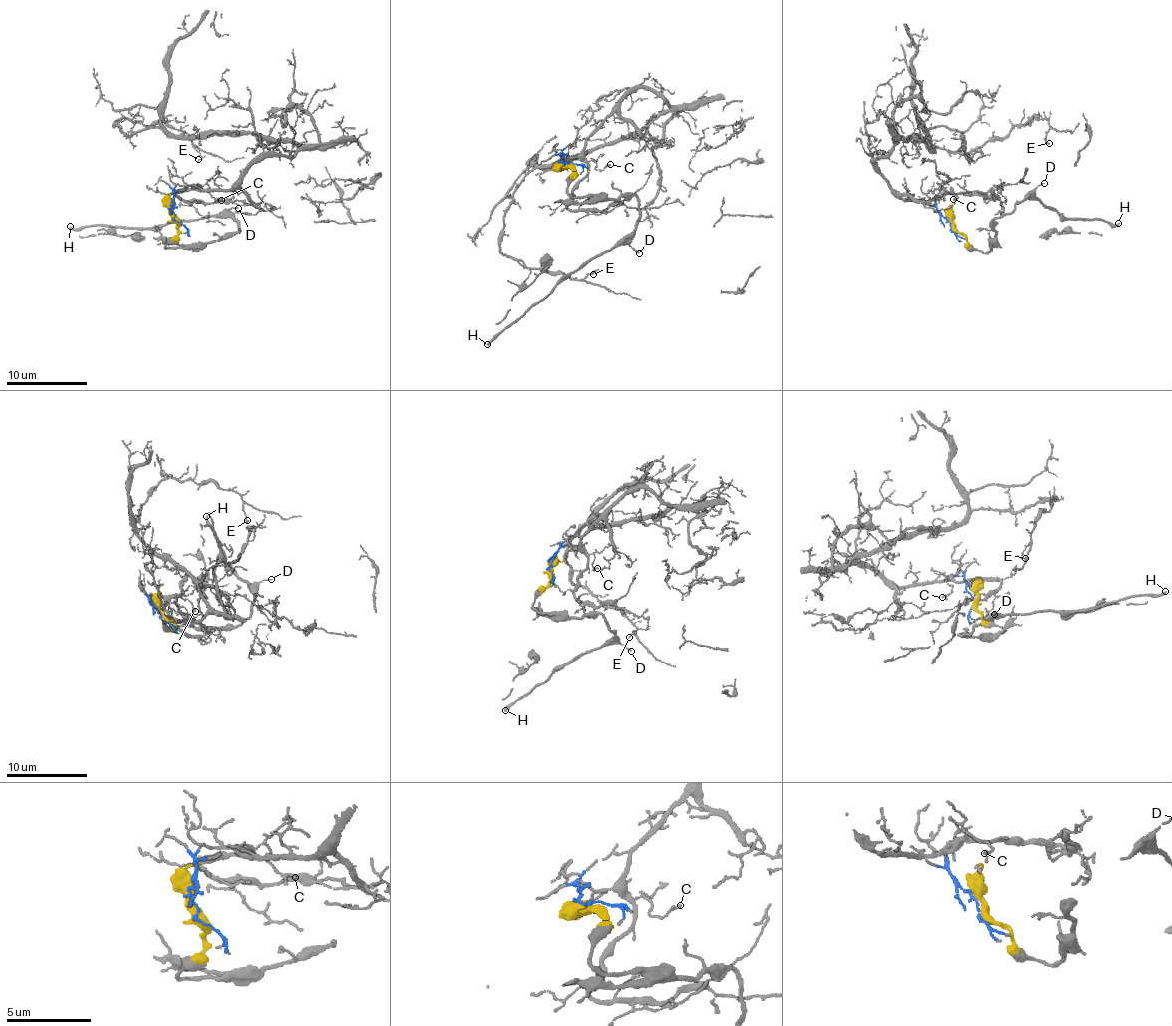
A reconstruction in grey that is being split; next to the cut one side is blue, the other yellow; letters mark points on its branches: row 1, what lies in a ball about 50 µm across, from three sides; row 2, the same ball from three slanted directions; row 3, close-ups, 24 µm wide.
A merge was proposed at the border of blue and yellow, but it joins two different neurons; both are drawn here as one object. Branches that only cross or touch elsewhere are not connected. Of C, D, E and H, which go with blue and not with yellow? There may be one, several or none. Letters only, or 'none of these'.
C, E

